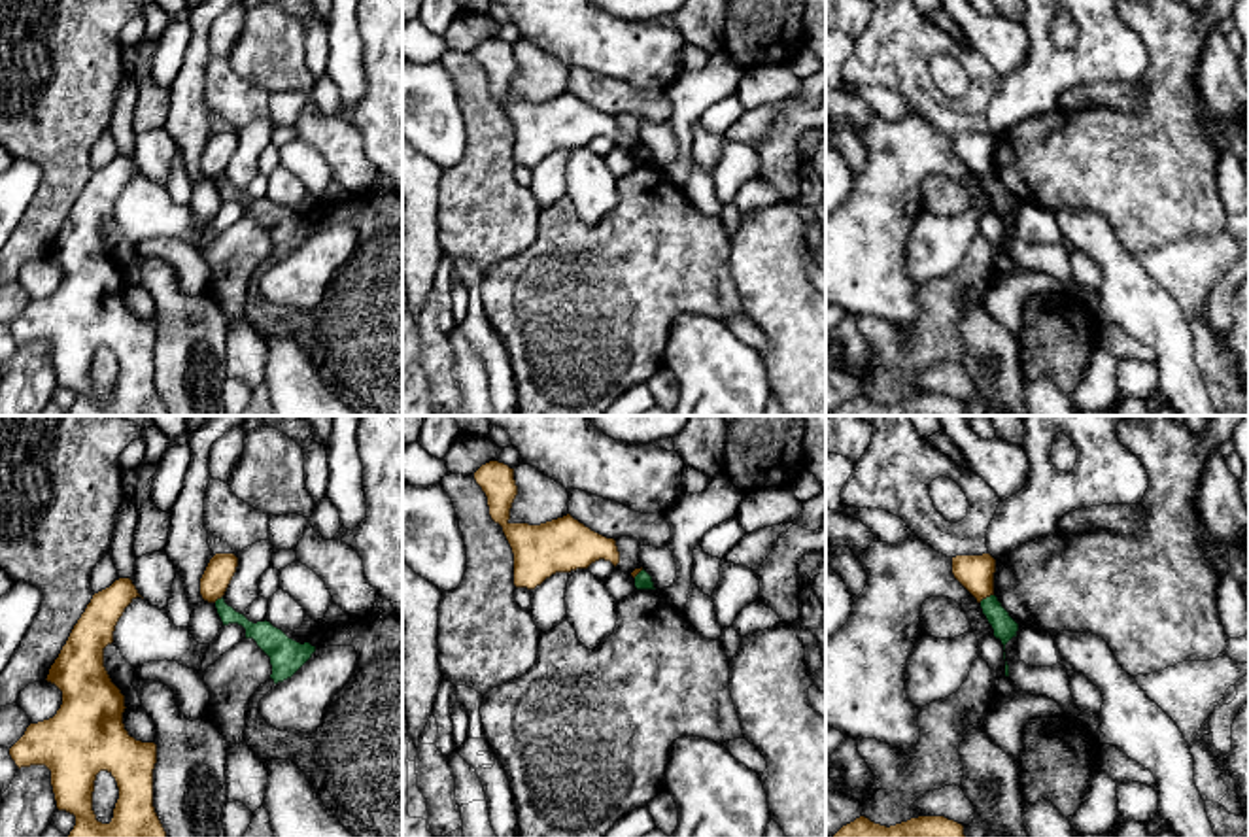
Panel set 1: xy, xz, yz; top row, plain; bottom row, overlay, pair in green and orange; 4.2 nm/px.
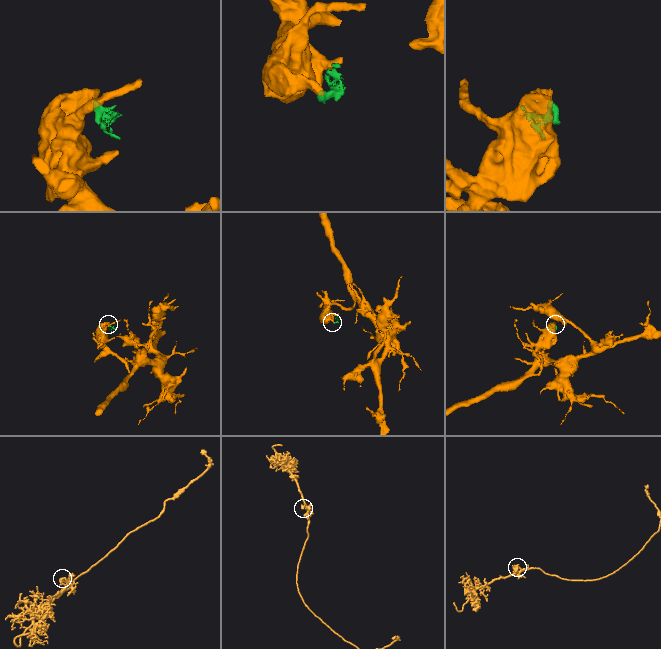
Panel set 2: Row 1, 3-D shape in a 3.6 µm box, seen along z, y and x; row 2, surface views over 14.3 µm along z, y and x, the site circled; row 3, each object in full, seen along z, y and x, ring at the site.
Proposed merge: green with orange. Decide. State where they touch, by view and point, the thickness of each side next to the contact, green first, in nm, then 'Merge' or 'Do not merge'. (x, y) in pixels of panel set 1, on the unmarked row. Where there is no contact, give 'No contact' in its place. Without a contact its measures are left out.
Touches green at yz (987, 174). Thickness 100 nm (green) against 160 nm. Do not merge

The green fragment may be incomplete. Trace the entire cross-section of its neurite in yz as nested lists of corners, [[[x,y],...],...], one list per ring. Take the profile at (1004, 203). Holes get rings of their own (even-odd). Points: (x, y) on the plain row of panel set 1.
[[[996,172],[983,176],[981,185],[994,206],[994,214],[1001,217],[1005,227],[1005,221],[1017,214],[1018,200],[1009,193]]]

